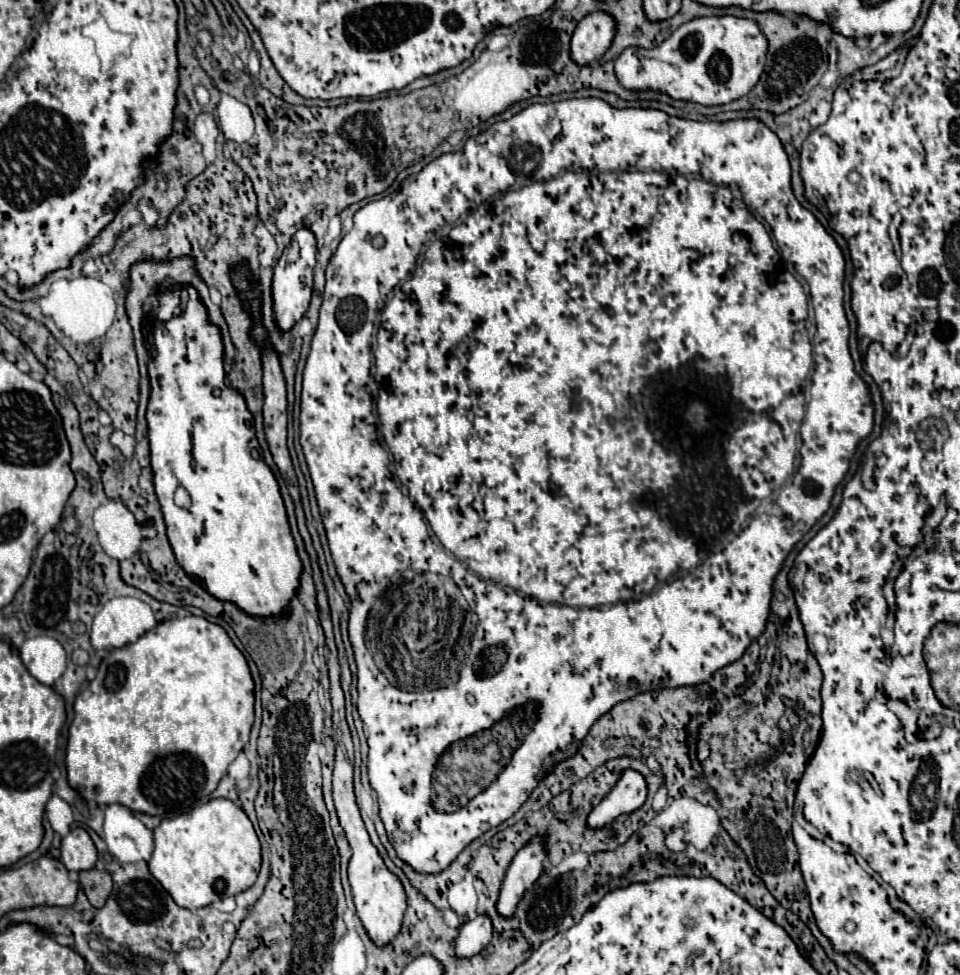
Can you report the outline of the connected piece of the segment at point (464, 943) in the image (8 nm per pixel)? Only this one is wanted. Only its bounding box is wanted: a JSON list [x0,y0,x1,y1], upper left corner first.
[454,915,490,959]

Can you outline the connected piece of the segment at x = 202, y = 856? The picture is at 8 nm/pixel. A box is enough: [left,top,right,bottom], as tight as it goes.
[148,799,260,911]

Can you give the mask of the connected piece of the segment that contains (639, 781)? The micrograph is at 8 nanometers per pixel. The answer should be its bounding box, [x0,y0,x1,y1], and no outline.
[586,769,648,829]

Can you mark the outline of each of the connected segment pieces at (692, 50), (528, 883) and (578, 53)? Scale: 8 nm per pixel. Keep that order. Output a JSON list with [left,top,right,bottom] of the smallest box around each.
[[614,17,766,107],[496,843,546,919],[570,11,614,65]]

